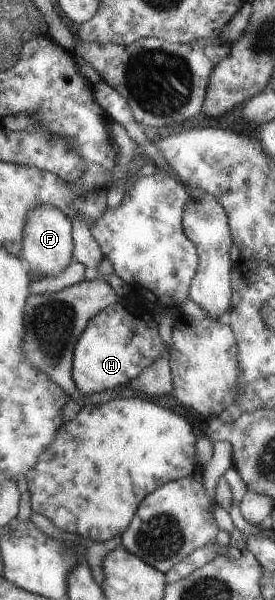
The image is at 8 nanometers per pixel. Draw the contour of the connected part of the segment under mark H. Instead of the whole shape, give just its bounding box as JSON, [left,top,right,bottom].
[72,301,163,396]

